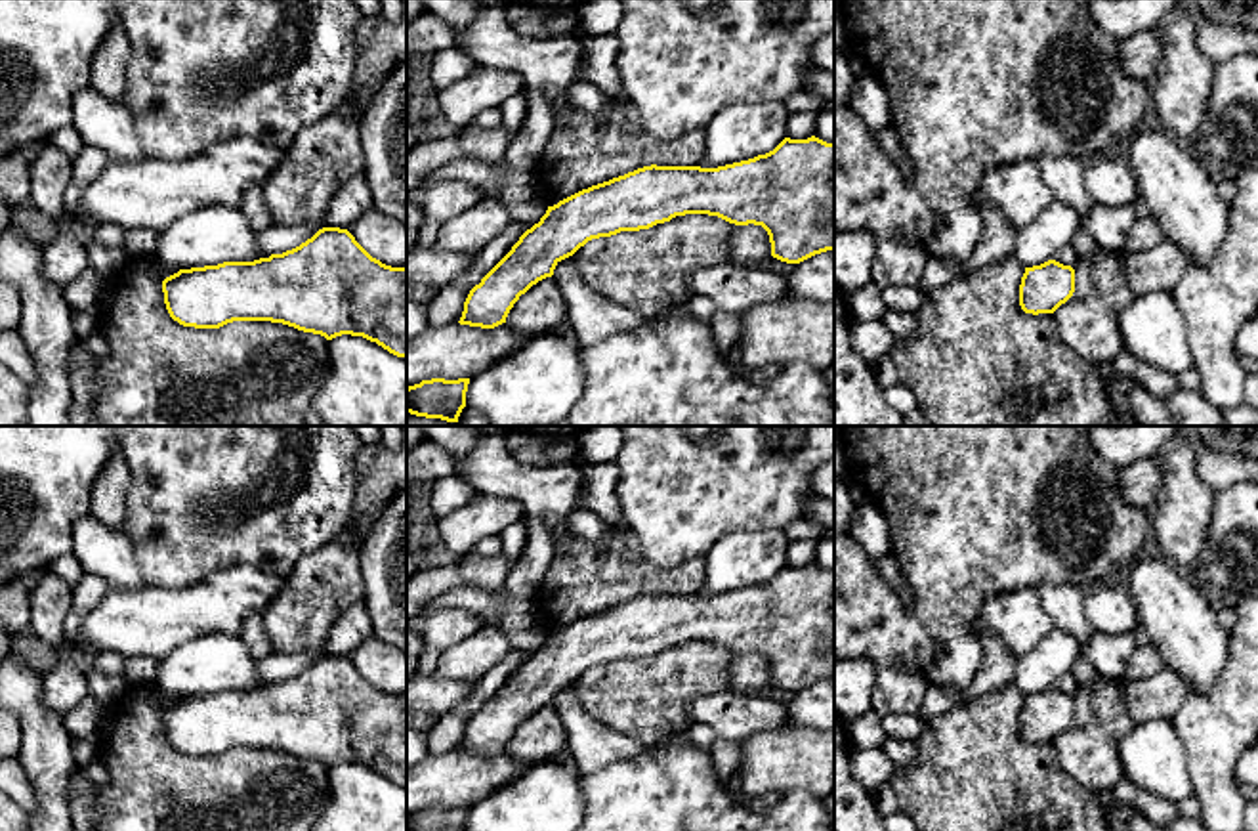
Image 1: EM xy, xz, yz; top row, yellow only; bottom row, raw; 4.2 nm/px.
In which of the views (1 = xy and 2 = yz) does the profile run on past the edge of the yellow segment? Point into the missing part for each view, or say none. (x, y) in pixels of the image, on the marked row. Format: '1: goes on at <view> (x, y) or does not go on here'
1: does not go on here
2: does not go on here

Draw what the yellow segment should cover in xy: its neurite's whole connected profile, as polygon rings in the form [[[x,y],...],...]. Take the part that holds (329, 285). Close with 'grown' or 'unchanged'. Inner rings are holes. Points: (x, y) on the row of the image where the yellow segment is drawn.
[[[323,227],[300,246],[254,262],[179,269],[162,281],[174,321],[220,329],[233,321],[271,321],[332,340],[363,336],[407,359],[407,267],[372,258],[347,229]]]; unchanged

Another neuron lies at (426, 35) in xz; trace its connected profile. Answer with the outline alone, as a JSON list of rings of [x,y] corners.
[[[426,11],[407,25],[407,57],[435,55],[437,52],[454,48],[454,31],[443,19]]]

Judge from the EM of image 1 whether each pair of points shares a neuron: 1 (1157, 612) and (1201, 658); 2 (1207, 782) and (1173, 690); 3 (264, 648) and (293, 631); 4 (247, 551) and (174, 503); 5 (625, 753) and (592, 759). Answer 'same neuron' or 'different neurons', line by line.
1: same neuron
2: different neurons
3: different neurons
4: same neuron
5: same neuron

